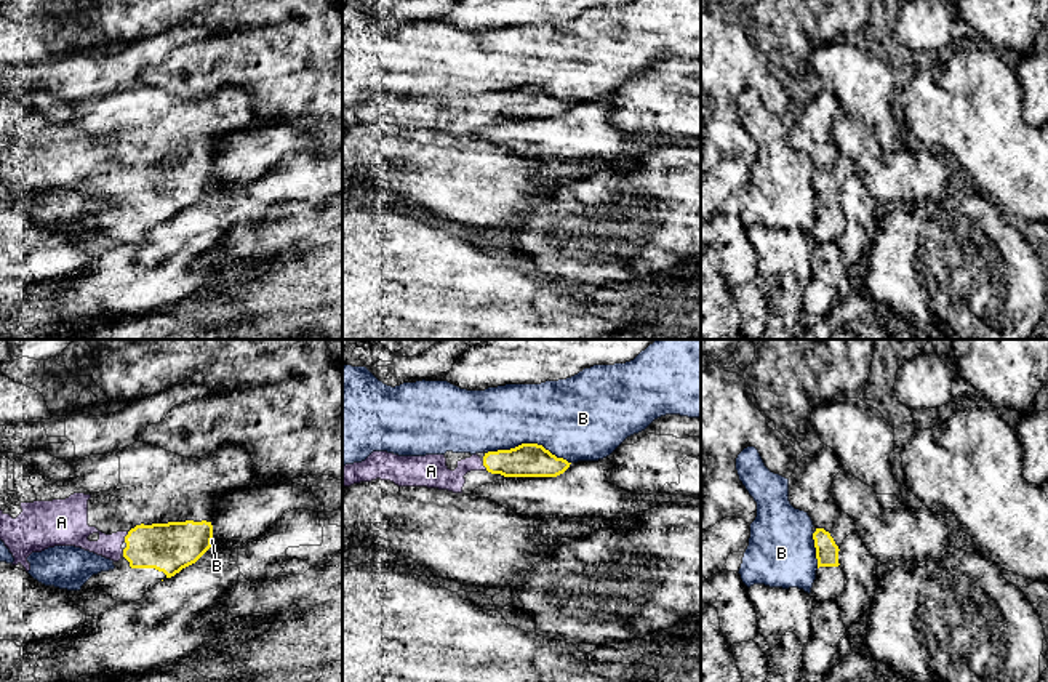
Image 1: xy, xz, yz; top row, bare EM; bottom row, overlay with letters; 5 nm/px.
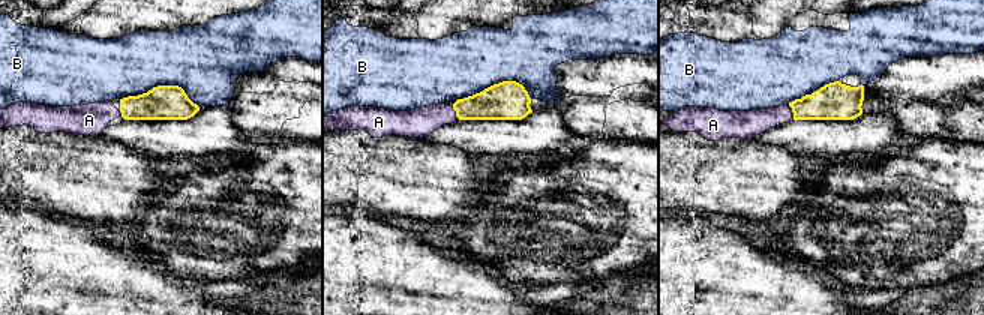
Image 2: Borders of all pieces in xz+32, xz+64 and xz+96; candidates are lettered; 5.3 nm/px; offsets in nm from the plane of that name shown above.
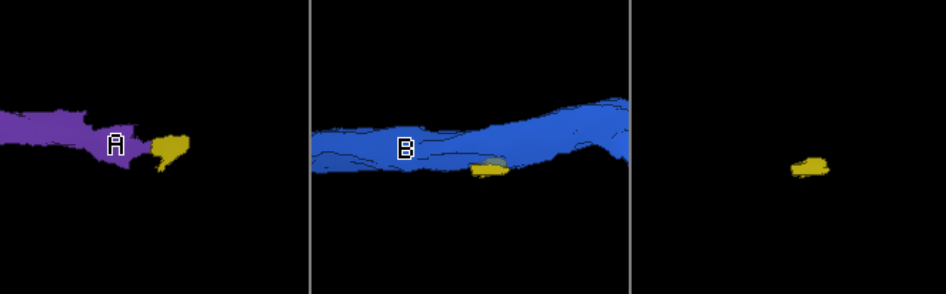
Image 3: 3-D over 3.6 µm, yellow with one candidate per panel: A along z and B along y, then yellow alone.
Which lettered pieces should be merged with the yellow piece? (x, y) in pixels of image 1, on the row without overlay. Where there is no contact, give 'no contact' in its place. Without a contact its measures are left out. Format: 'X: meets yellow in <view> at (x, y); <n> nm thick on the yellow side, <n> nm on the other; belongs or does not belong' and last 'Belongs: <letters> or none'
A: meets yellow in xy at (125, 178); 240 nm thick on the yellow side, 140 nm on the other; belongs
B: meets yellow in xz at (528, 85); 180 nm thick on the yellow side, 400 nm on the other; does not belong
Belongs: A

